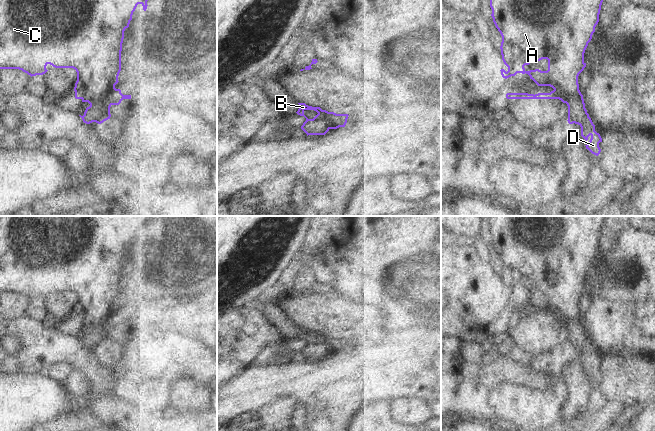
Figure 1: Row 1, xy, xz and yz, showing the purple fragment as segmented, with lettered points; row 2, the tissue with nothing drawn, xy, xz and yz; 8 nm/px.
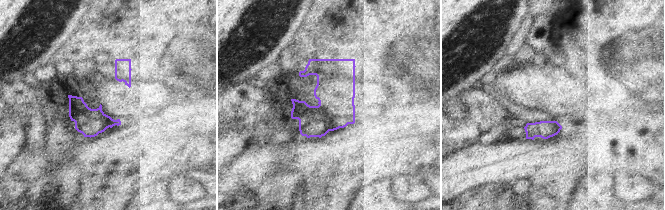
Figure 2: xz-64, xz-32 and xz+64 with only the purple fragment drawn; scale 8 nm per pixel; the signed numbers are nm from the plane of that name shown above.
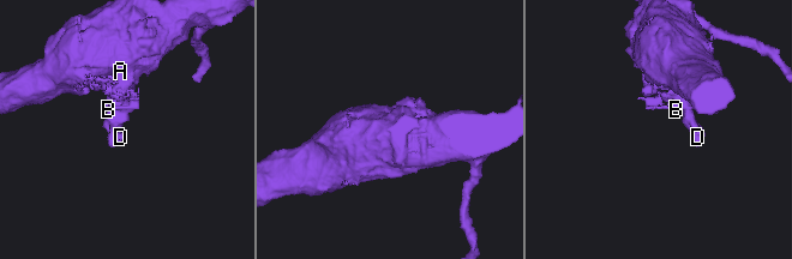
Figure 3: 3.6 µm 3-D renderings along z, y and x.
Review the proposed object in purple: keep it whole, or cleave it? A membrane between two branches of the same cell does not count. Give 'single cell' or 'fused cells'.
single cell

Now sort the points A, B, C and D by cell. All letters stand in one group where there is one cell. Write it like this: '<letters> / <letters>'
A B C D

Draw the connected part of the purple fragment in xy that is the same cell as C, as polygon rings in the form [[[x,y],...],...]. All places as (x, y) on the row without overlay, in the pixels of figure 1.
[[[0,216],[0,293],[19,293],[31,301],[45,298],[48,295],[46,293],[48,288],[55,292],[75,293],[77,296],[77,305],[74,311],[75,322],[90,328],[86,332],[84,339],[79,340],[86,348],[92,346],[101,348],[110,343],[110,331],[112,329],[119,329],[123,323],[131,323],[131,319],[123,319],[120,313],[115,312],[115,309],[119,306],[118,300],[121,295],[121,275],[124,255],[129,251],[137,229],[141,228],[143,234],[146,235],[148,222],[156,217],[161,216]]]

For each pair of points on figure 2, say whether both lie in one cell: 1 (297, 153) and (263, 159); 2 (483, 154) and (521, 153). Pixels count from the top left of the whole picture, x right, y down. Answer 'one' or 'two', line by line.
1: one
2: one

